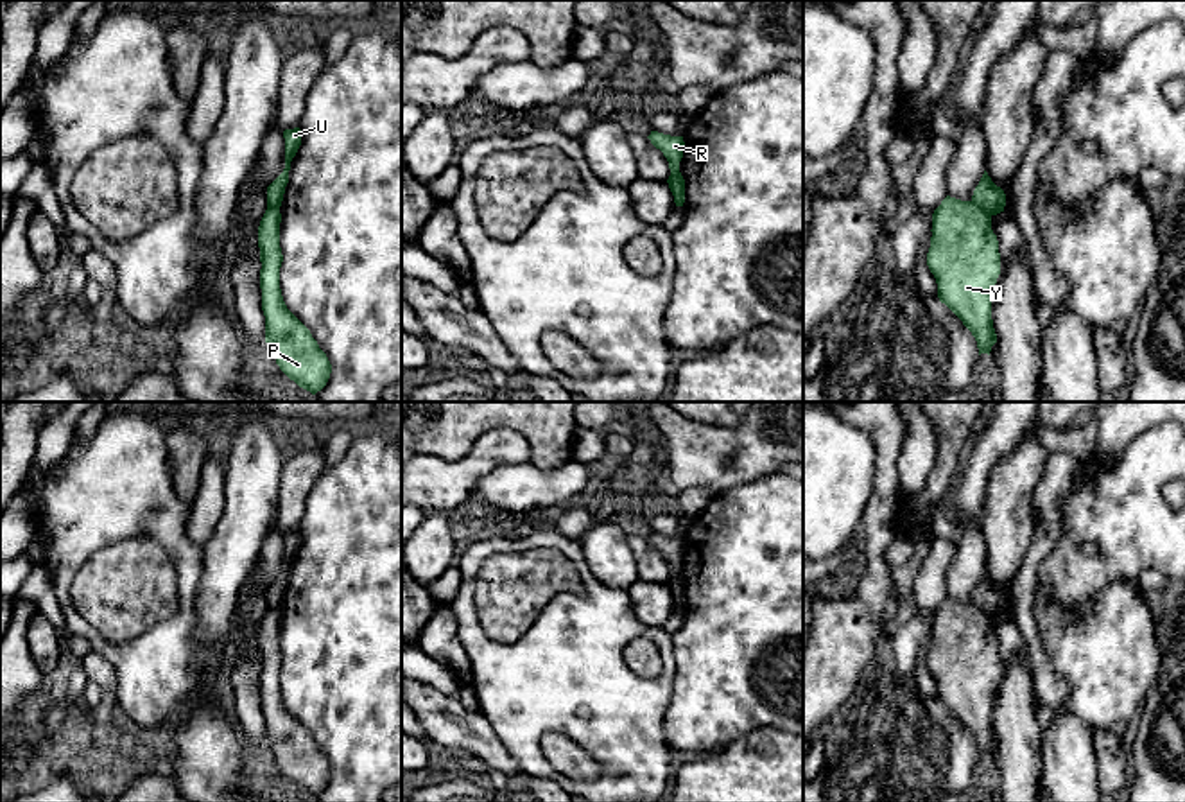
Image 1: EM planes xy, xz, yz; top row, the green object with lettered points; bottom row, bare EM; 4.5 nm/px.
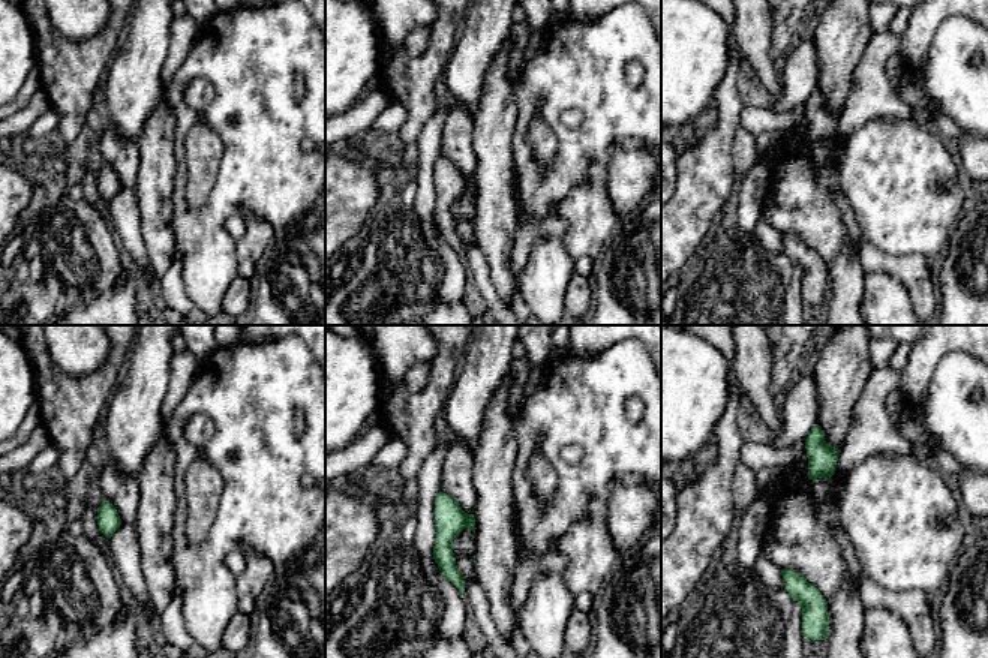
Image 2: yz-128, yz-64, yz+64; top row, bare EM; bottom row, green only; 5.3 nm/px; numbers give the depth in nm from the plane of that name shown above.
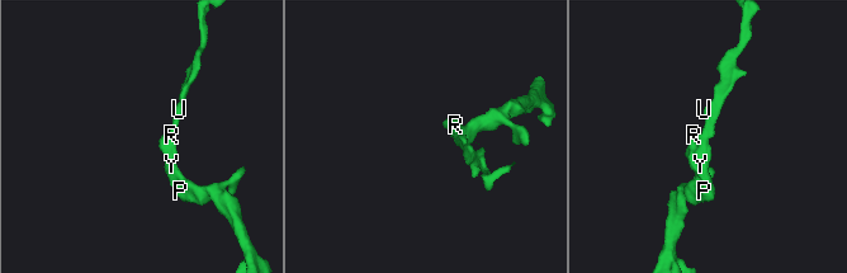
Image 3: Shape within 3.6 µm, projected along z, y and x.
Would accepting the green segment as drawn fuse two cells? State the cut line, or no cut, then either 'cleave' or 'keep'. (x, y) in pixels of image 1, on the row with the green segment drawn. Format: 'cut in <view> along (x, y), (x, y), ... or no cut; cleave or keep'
cut in yz along (970, 201), (977, 203), (990, 216); cleave

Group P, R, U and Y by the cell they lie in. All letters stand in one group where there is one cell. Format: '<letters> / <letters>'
P R Y / U

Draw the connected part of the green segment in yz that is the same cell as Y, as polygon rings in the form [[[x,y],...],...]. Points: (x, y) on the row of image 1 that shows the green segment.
[[[947,196],[932,214],[932,237],[927,266],[938,283],[938,298],[972,332],[979,355],[991,352],[997,334],[991,319],[991,294],[1000,275],[999,240],[991,230],[991,215],[972,201]]]

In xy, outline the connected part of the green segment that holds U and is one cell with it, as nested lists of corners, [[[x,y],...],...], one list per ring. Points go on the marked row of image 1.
[[[285,129],[285,169],[283,172],[267,187],[267,206],[281,206],[285,187],[289,183],[290,161],[301,145],[301,129]]]

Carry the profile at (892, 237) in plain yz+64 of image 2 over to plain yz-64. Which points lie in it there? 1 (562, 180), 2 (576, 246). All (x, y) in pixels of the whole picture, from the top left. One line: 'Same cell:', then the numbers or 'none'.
Same cell: 2

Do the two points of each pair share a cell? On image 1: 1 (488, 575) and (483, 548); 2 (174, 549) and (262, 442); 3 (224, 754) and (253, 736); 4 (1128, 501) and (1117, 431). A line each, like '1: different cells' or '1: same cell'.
1: different cells
2: different cells
3: different cells
4: different cells

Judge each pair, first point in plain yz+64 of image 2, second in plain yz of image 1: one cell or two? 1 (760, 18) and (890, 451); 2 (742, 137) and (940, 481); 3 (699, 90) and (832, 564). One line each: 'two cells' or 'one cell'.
1: two cells
2: one cell
3: two cells

